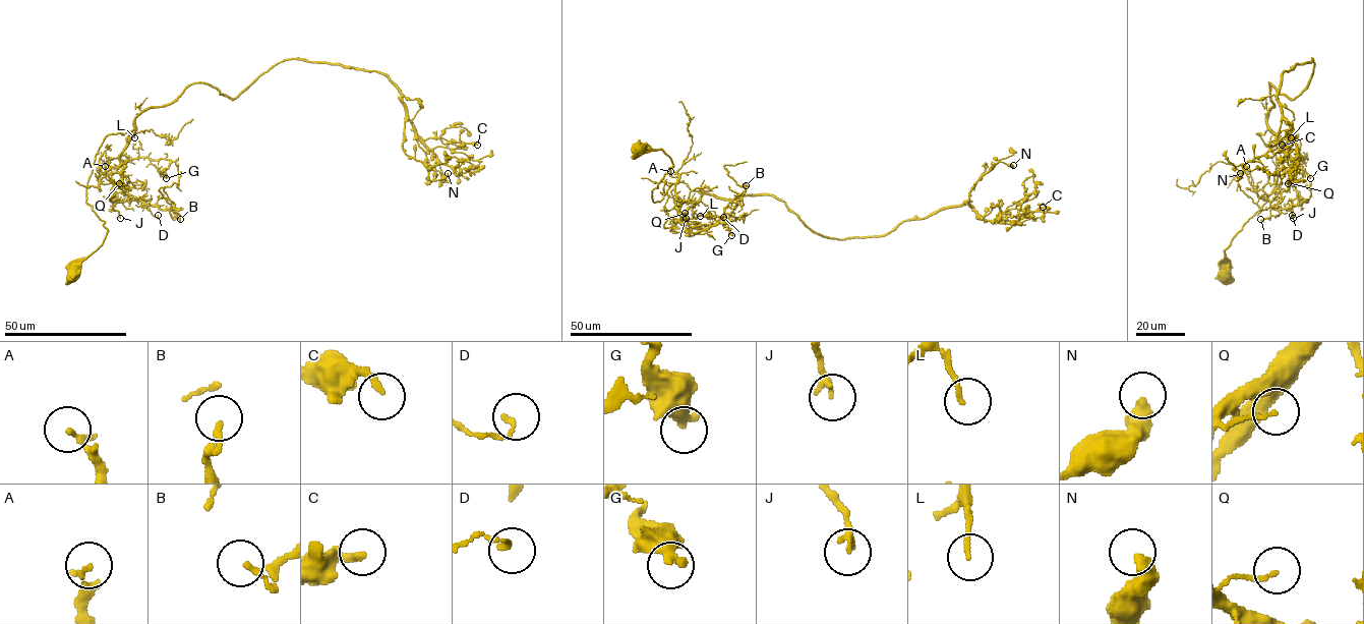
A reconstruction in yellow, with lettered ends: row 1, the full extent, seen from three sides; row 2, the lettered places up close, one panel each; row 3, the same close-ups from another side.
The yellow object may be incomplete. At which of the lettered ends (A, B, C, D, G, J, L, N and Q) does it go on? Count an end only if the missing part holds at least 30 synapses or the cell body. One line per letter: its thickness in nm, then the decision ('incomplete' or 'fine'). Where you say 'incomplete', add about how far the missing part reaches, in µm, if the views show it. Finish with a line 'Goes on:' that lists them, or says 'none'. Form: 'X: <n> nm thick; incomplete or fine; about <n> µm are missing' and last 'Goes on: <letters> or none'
A: 150 nm thick; fine
B: 160 nm thick; fine
C: 220 nm thick; fine
D: 150 nm thick; fine
G: 400 nm thick; fine
J: 200 nm thick; fine
L: 130 nm thick; fine
N: 480 nm thick; fine
Q: 110 nm thick; fine
Goes on: none

